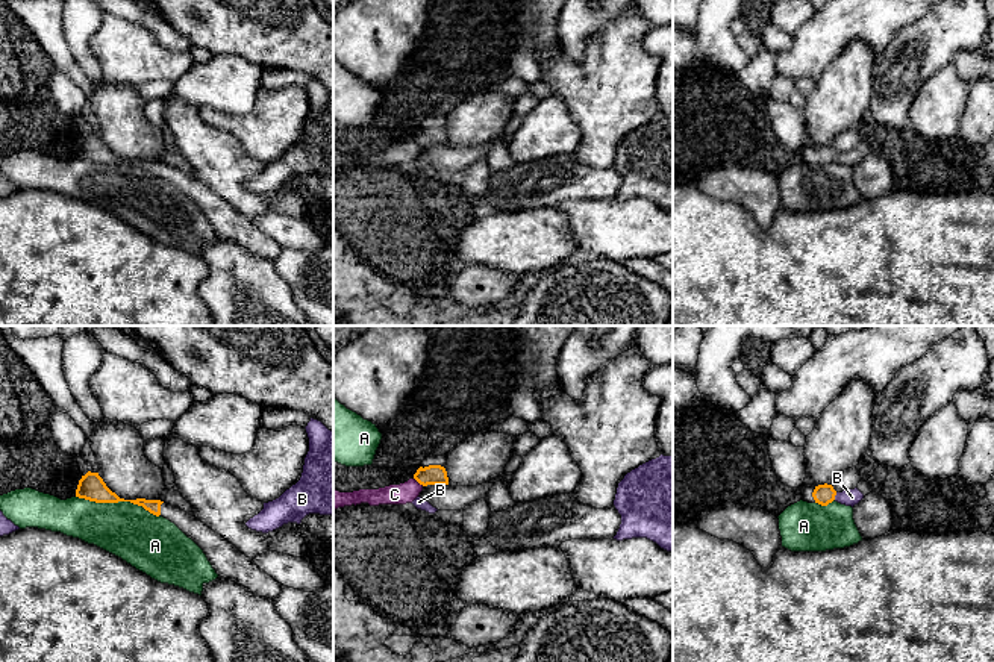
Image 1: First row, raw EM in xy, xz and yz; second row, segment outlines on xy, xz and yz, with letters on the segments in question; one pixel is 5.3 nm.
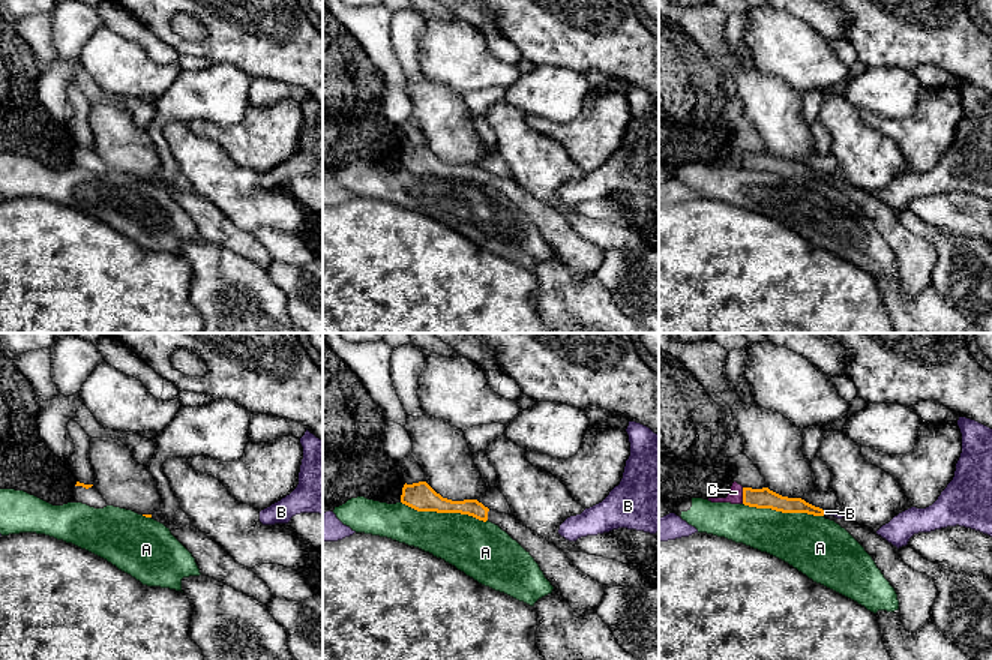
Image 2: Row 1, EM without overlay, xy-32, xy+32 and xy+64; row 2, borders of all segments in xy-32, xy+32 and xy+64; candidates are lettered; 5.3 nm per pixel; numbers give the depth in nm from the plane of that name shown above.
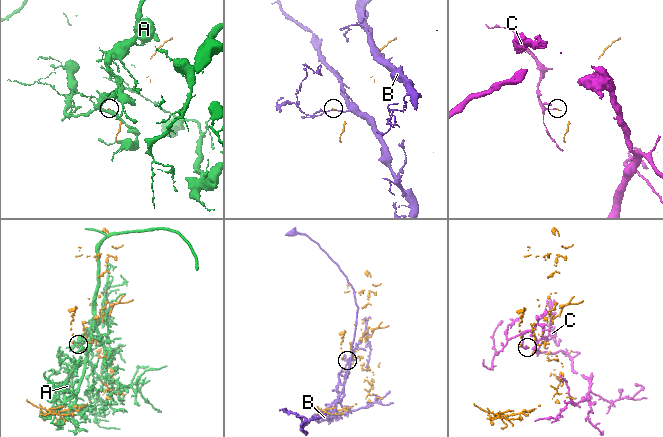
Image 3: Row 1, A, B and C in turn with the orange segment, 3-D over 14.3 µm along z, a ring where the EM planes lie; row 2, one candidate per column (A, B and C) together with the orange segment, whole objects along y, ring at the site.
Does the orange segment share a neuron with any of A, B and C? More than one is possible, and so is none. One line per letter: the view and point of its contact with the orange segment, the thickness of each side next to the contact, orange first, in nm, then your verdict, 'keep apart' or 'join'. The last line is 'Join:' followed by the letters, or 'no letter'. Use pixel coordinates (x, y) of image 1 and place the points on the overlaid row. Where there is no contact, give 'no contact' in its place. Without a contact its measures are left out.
A: meets orange in xy at (118, 500); 140 nm thick on the orange side, 300 nm on the other; keep apart
B: meets orange in yz at (835, 494); 110 nm thick on the orange side, 90 nm on the other; keep apart
C: meets orange in xz at (418, 482); 110 nm thick on the orange side, 110 nm on the other; keep apart
Join: no letter

